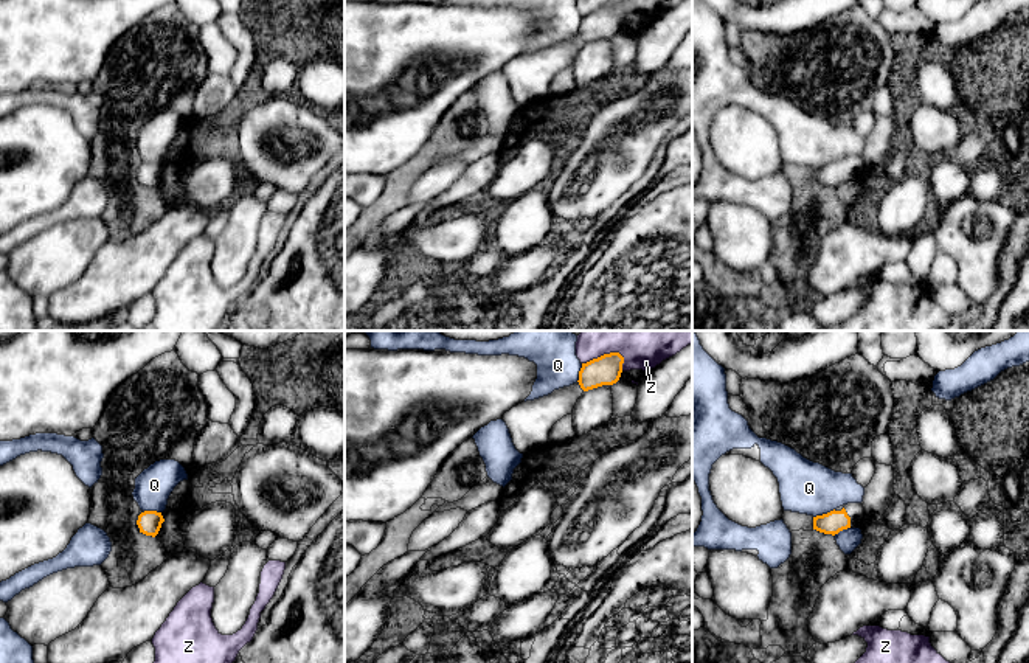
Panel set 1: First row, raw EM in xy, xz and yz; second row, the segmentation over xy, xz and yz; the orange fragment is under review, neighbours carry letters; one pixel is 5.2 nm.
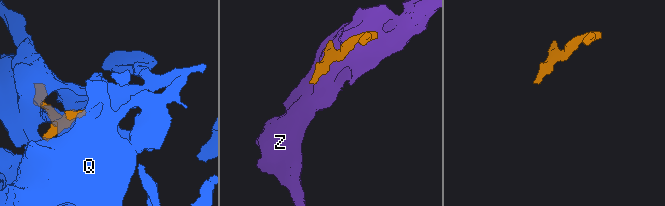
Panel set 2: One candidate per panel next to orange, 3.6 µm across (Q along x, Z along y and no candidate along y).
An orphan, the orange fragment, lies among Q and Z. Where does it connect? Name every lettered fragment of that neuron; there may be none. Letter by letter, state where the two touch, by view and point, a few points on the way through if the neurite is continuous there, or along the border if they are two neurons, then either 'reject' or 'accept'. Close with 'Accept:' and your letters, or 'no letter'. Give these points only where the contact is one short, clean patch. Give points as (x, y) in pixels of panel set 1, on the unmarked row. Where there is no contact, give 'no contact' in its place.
Q: yz (823, 166) | reject
Z: xz (604, 6) | reject
Accept: no letter

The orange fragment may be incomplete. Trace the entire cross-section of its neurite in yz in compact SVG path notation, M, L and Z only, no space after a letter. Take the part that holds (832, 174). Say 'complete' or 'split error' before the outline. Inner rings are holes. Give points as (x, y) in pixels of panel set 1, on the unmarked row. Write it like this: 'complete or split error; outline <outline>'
split error; outline M847 155L827 166L813 169L813 182L824 186L838 186L847 180L858 180L864 169L861 155Z

